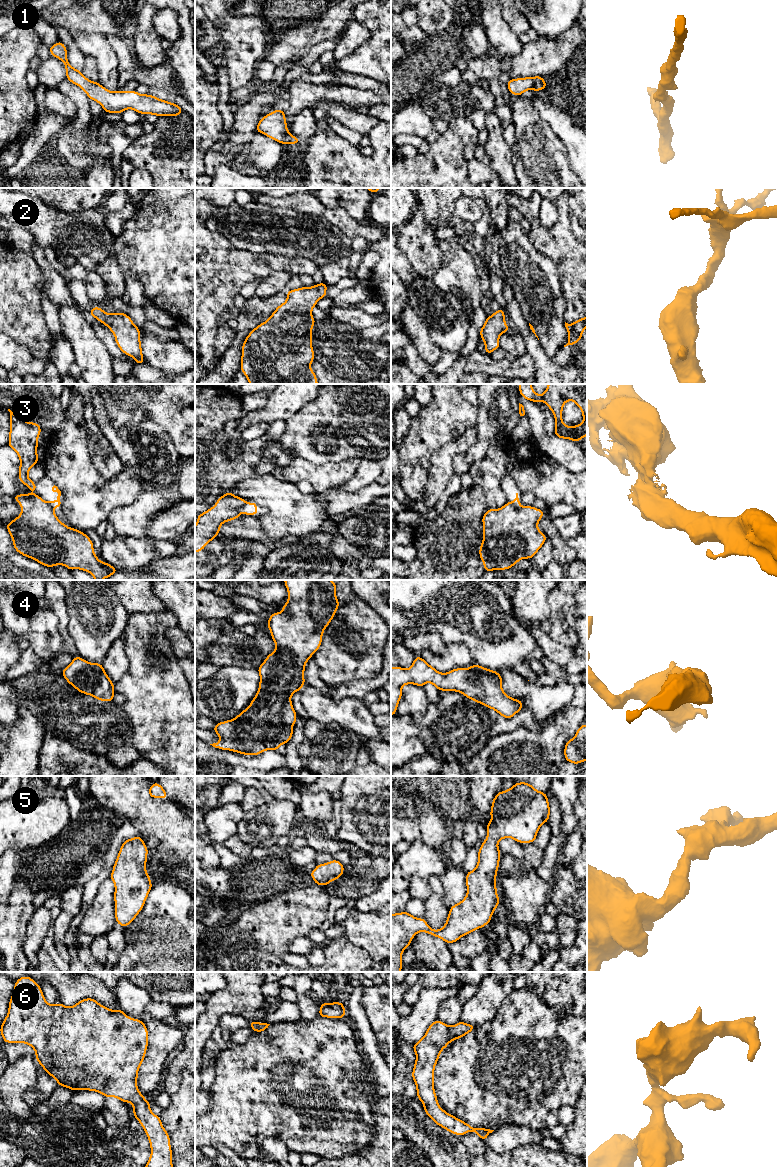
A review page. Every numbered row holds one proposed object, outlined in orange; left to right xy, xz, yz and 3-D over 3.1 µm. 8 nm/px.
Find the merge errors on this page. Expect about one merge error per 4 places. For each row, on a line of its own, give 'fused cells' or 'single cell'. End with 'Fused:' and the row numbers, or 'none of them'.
1: single cell
2: single cell
3: fused cells
4: single cell
5: single cell
6: single cell
Fused: 3

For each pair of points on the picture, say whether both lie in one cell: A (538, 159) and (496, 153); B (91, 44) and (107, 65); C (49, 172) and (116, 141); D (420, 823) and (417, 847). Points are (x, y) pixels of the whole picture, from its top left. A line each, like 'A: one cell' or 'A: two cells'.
A: two cells
B: one cell
C: two cells
D: two cells

